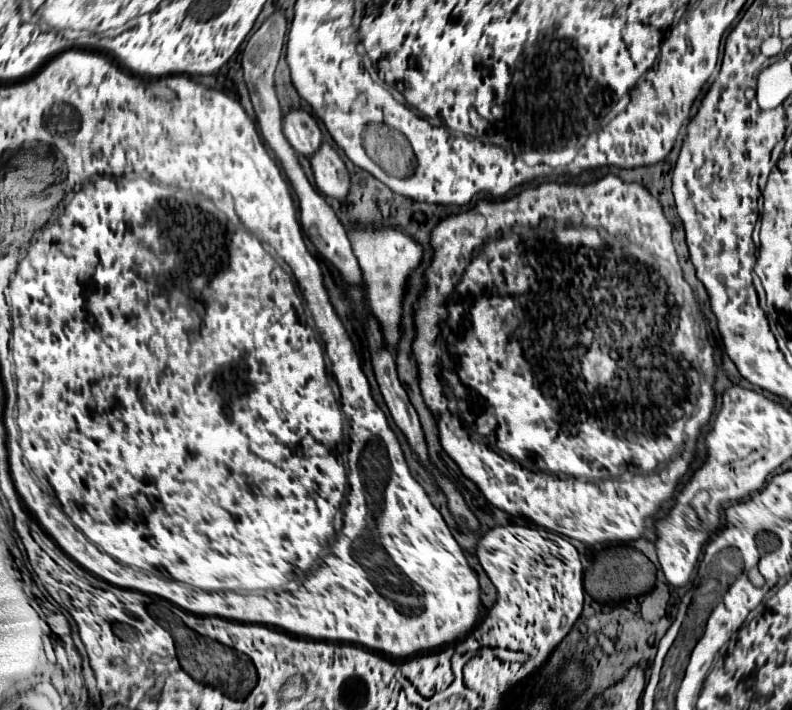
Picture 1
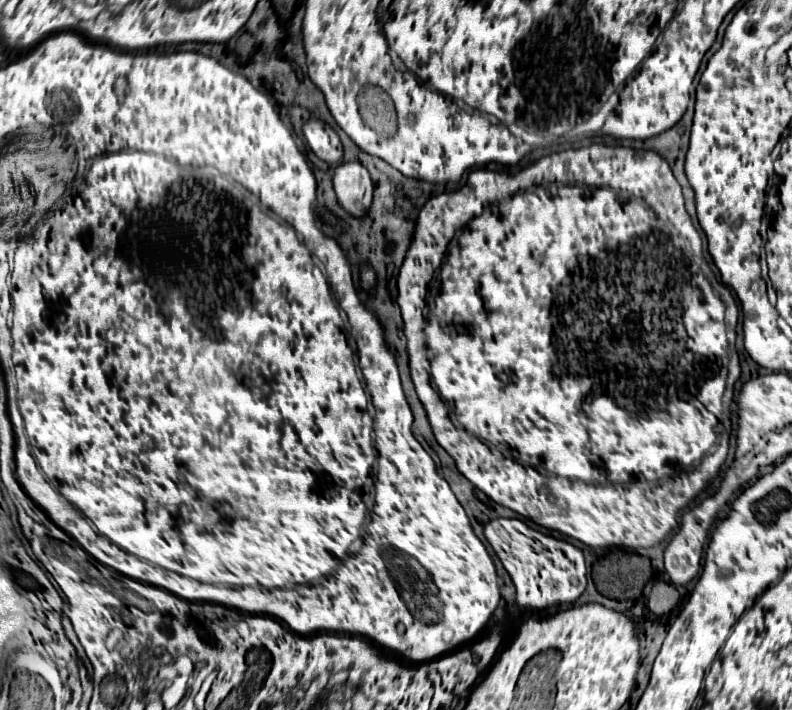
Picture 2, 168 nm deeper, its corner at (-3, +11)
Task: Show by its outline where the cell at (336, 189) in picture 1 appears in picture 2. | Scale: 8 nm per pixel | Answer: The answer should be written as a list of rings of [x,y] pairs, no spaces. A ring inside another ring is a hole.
[[[340,164],[334,172],[334,190],[340,206],[352,216],[362,216],[372,204],[374,184],[362,164]]]

